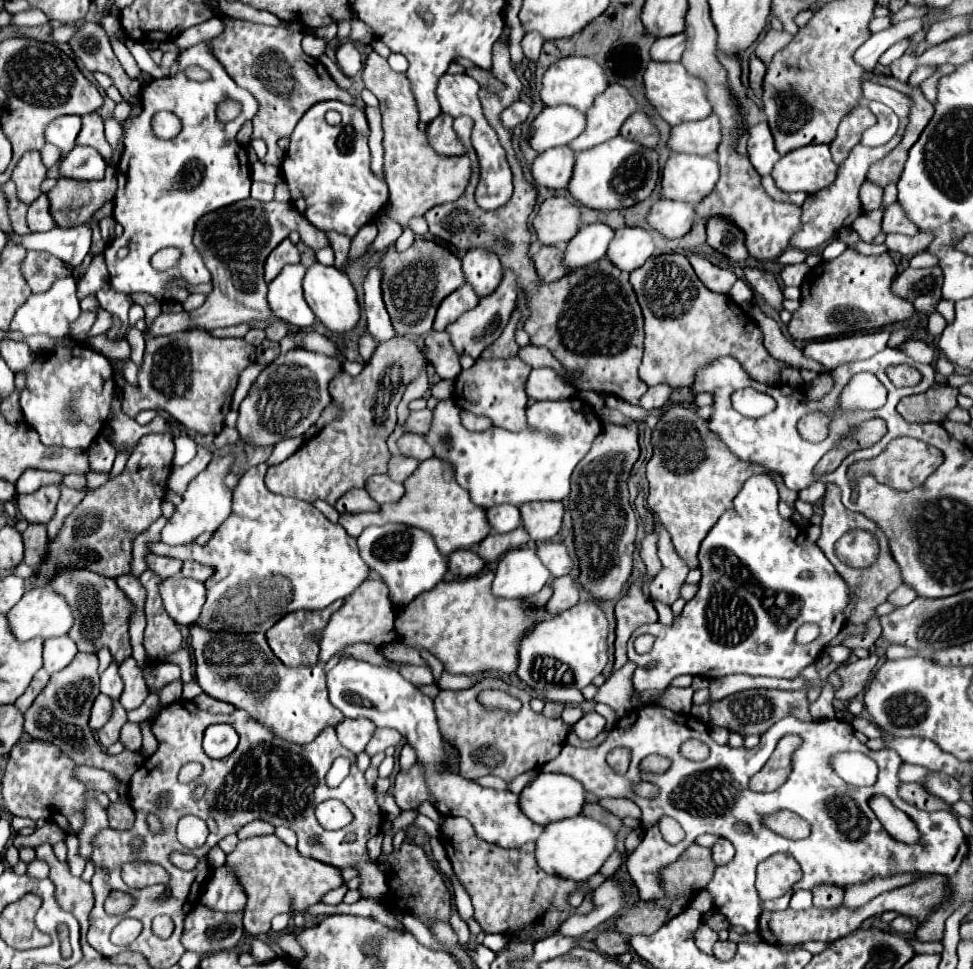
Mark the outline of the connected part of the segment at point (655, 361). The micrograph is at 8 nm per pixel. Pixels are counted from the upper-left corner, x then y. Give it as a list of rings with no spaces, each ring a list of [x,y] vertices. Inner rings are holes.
[[[672,253],[650,257],[642,267],[630,273],[628,281],[644,315],[644,359],[638,375],[646,385],[666,383],[672,389],[688,387],[692,385],[692,375],[698,367],[722,355],[738,359],[744,371],[764,385],[776,385],[781,372],[791,367],[766,351],[756,321],[728,295],[710,291],[696,277],[684,255]]]

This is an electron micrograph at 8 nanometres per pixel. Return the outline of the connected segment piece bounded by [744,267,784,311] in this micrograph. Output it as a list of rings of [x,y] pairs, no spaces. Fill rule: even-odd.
[[[744,267],[744,277],[748,279],[748,285],[768,301],[768,305],[772,305],[776,311],[782,311],[784,297],[772,273],[762,271],[758,267]]]

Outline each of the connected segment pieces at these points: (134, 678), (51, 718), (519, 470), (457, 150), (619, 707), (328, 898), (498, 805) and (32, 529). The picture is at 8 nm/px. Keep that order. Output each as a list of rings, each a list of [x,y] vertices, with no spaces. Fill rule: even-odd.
[[[130,657],[124,661],[124,665],[120,665],[120,675],[124,681],[124,693],[122,693],[122,707],[126,711],[132,711],[136,707],[140,707],[144,703],[144,699],[148,697],[148,685],[142,677],[142,669],[138,667],[138,663]]]
[[[78,653],[66,669],[62,669],[50,677],[48,685],[28,707],[28,711],[24,713],[24,719],[26,719],[24,731],[32,739],[54,743],[62,753],[68,753],[68,757],[72,757],[72,761],[76,761],[76,765],[98,767],[98,769],[112,771],[118,777],[130,777],[140,767],[142,755],[130,753],[130,759],[116,759],[116,757],[106,755],[102,751],[102,747],[98,745],[92,729],[88,727],[90,709],[92,709],[92,703],[98,697],[98,693],[100,693],[98,657],[90,655],[90,653]]]
[[[446,399],[434,407],[434,419],[424,439],[432,445],[434,457],[454,465],[458,485],[464,487],[470,493],[470,501],[482,509],[500,503],[522,505],[530,501],[562,501],[570,493],[570,475],[574,467],[600,435],[602,423],[580,399],[536,401],[528,407],[528,423],[532,429],[522,433],[500,427],[472,433],[462,427],[458,405],[452,399]],[[442,435],[452,437],[452,449],[446,449],[440,443]]]
[[[438,115],[432,123],[428,123],[426,129],[428,141],[440,155],[464,155],[464,147],[458,141],[454,129],[452,129],[452,117],[450,115]]]
[[[626,663],[622,669],[612,673],[606,679],[606,683],[598,689],[594,701],[610,705],[618,713],[618,717],[624,717],[626,713],[630,713],[632,705],[628,699],[632,695],[632,673],[634,673],[632,663]]]
[[[343,884],[341,887],[338,889],[326,893],[322,899],[321,902],[329,905],[337,905],[338,903],[343,901],[344,895],[348,891],[348,887],[346,884]]]
[[[342,657],[338,665],[328,671],[328,693],[332,689],[332,705],[338,707],[346,717],[366,717],[376,723],[376,727],[392,727],[404,735],[408,745],[416,751],[416,765],[424,771],[424,779],[430,793],[430,803],[448,815],[466,817],[476,835],[488,843],[494,843],[502,849],[514,849],[524,843],[536,841],[544,827],[532,823],[518,809],[518,795],[512,791],[496,791],[480,787],[476,781],[460,777],[448,765],[448,753],[444,747],[444,739],[440,735],[434,703],[428,695],[424,695],[418,687],[406,681],[398,671],[386,667],[374,667],[366,661],[358,661],[354,657]]]
[[[30,523],[28,529],[22,533],[22,541],[24,541],[24,563],[30,567],[40,565],[46,553],[46,543],[48,543],[46,525]]]

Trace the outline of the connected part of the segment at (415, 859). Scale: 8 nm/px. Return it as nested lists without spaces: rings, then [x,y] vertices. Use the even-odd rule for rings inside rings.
[[[404,841],[398,851],[380,855],[378,863],[390,863],[392,867],[388,873],[388,893],[384,895],[384,901],[380,901],[386,909],[394,907],[398,913],[408,913],[420,919],[426,927],[430,927],[434,921],[448,923],[452,913],[450,887],[446,883],[446,877],[436,869],[434,861],[424,853],[422,847]]]

